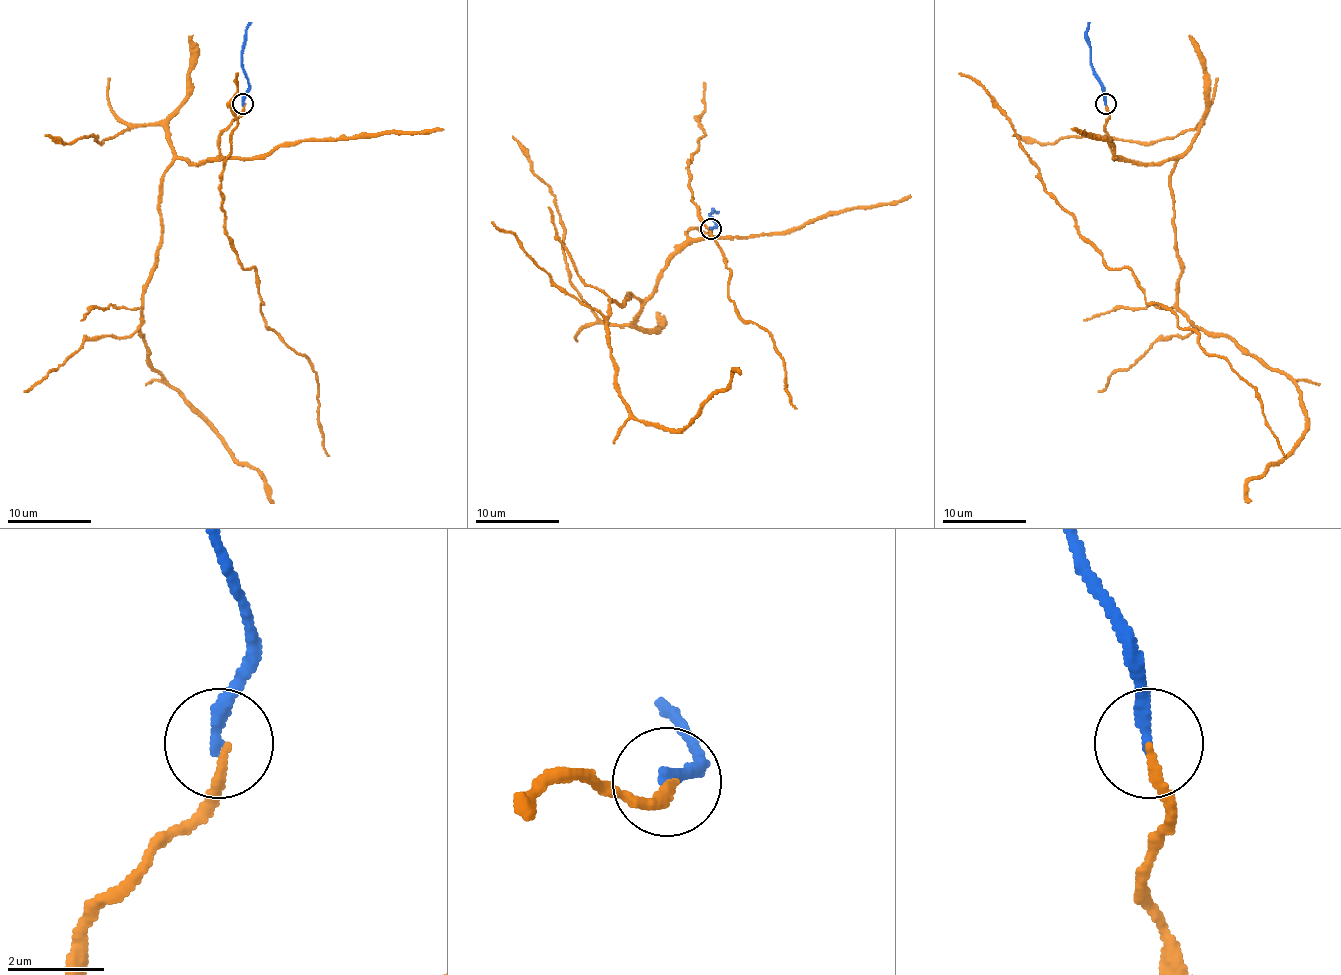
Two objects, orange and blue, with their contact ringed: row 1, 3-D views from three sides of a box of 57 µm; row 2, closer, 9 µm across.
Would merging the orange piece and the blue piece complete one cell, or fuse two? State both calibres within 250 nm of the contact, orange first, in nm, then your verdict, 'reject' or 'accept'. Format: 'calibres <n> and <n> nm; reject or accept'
calibres 170 and 240 nm; accept

